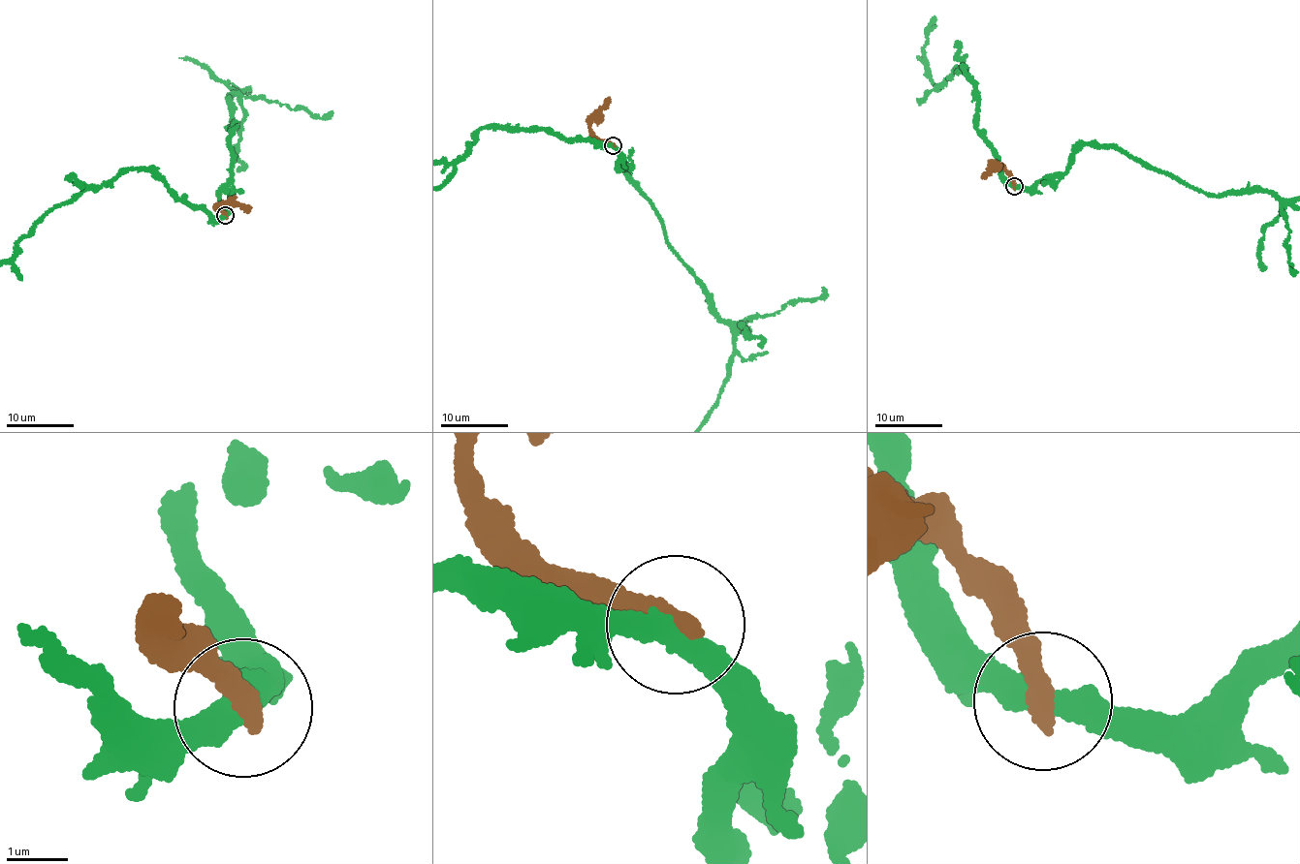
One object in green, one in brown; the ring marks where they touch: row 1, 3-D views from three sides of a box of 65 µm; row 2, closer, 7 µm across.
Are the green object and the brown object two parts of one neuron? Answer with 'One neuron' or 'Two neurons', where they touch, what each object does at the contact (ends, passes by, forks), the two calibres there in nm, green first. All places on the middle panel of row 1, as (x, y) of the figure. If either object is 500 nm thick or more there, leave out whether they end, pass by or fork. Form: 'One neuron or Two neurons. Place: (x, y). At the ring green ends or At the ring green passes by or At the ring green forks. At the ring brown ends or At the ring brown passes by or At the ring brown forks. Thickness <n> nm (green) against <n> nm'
Two neurons. Place: (613, 145). At the ring green passes by. At the ring brown ends. Thickness 400 nm (green) against 400 nm

